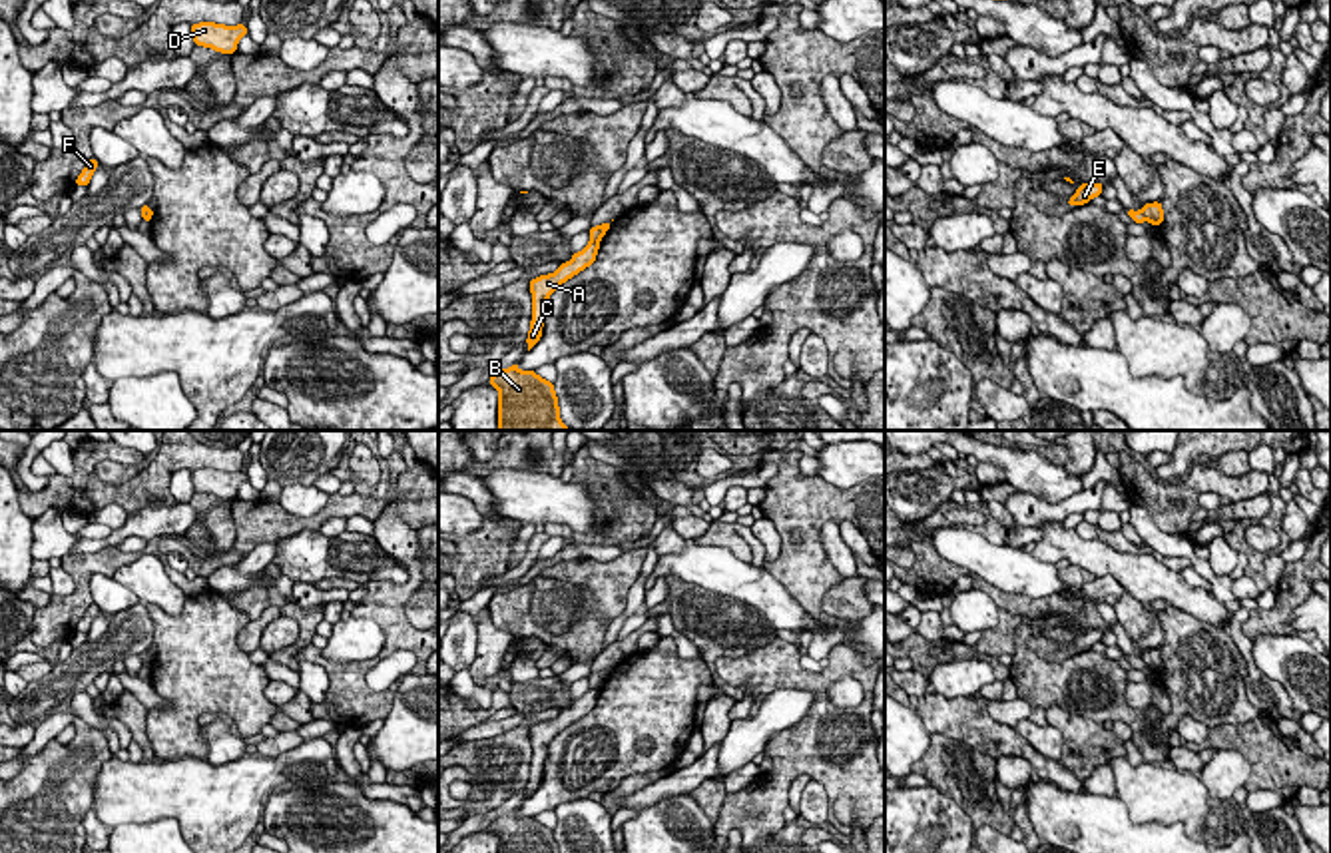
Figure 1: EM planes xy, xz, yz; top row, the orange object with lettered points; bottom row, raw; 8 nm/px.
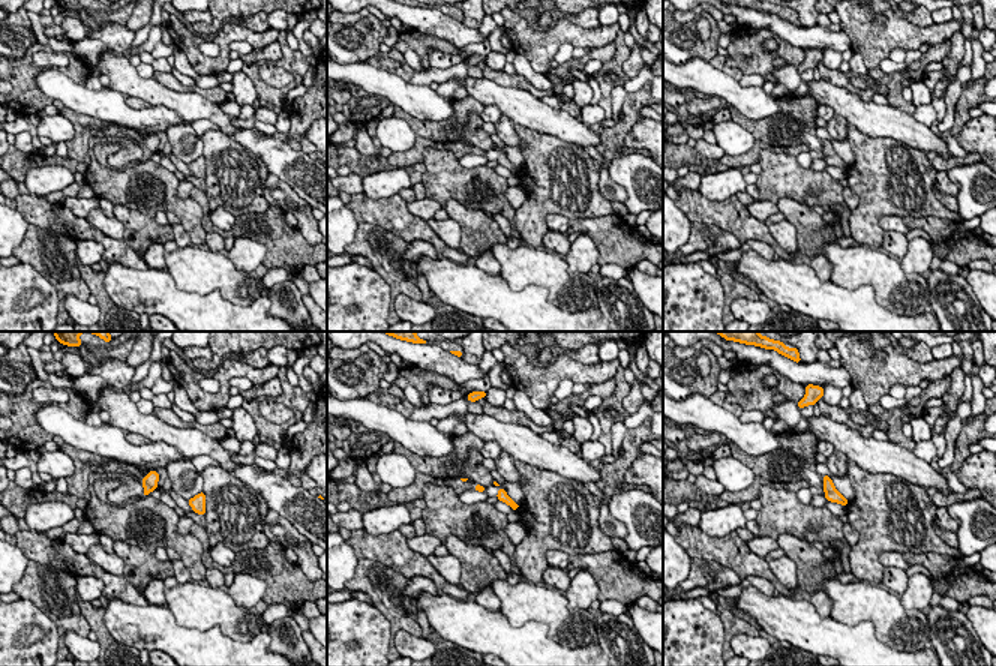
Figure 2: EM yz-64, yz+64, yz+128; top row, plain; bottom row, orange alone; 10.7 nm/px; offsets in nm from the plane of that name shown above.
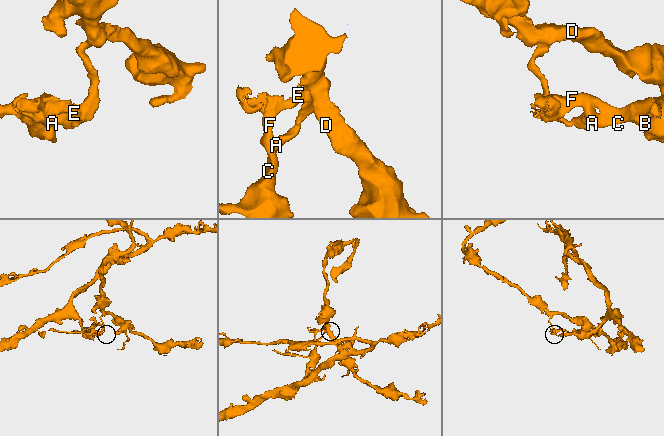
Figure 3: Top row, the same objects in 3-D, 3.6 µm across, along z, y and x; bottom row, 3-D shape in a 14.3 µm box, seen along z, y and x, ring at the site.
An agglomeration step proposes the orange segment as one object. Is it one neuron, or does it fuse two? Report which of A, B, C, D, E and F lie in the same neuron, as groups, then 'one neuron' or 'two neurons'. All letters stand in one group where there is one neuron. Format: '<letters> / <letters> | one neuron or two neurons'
A B C E F / D | two neurons

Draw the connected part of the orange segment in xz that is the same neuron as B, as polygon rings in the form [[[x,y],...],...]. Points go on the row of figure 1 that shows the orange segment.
[[[514,363],[496,371],[488,385],[498,389],[498,430],[568,430],[554,383],[536,371],[520,371]]]

